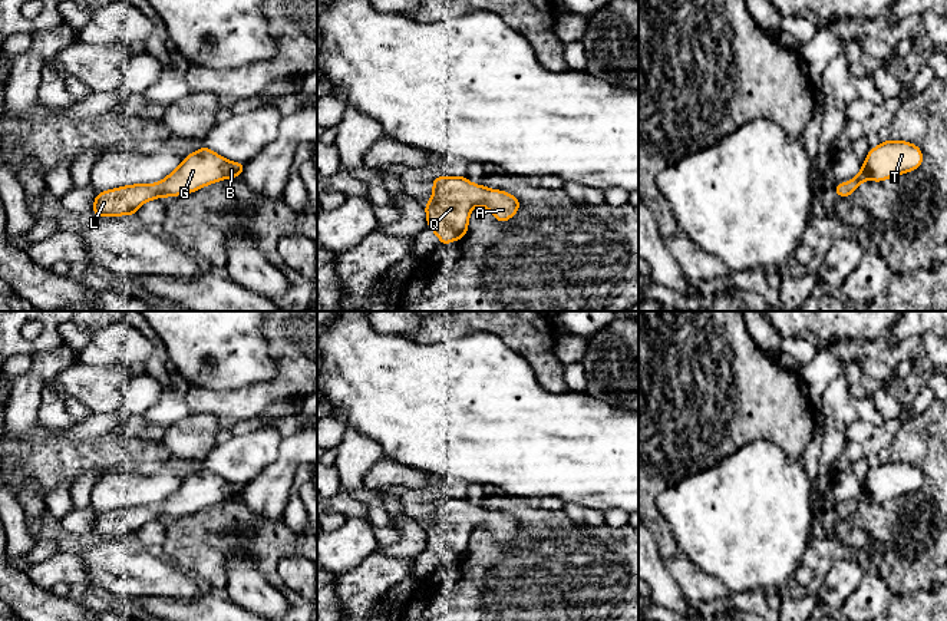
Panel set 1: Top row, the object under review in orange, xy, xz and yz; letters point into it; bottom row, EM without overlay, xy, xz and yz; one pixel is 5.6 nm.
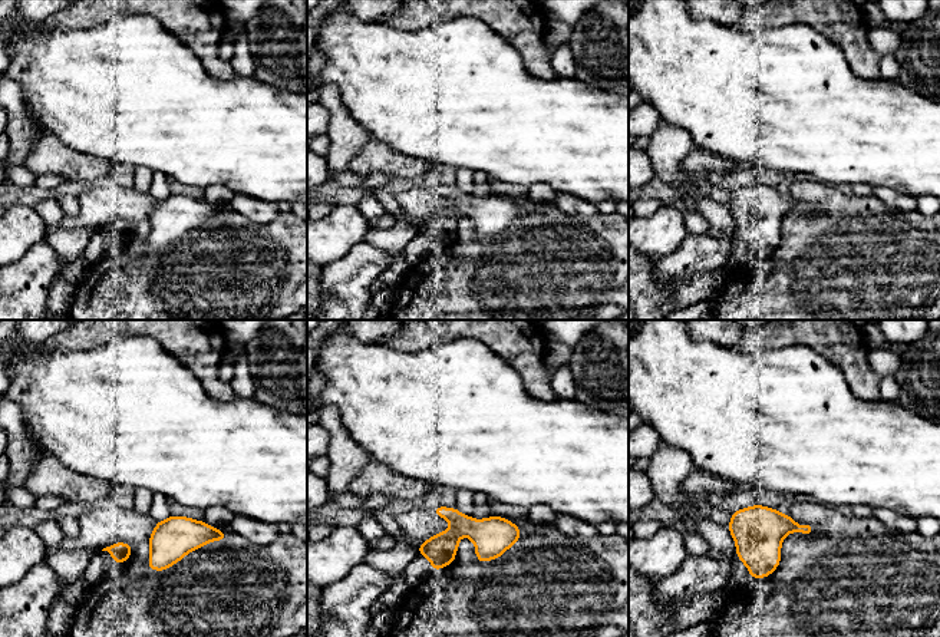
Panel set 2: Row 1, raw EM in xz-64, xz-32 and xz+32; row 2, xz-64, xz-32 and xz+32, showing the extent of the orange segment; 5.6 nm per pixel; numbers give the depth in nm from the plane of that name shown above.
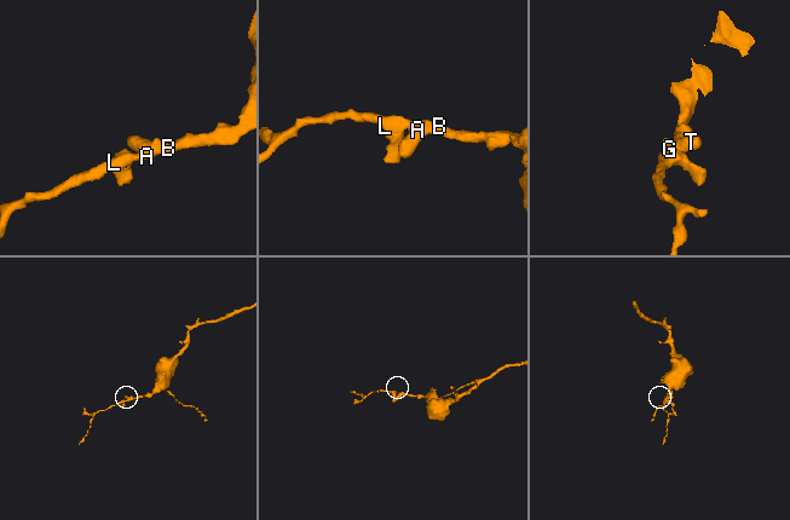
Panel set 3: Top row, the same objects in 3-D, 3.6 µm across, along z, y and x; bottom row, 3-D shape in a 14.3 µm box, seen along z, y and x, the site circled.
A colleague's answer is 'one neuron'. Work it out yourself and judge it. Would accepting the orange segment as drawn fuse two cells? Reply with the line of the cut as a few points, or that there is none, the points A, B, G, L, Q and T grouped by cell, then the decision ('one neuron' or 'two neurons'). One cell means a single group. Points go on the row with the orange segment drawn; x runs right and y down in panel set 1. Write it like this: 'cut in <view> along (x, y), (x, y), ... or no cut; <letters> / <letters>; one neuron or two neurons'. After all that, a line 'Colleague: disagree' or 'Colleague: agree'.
no cut; A B G L Q T; one neuron
Colleague: agree

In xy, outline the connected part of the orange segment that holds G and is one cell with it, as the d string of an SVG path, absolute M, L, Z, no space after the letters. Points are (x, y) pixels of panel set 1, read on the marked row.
M204 146L189 153L181 165L158 184L135 184L96 194L93 215L135 215L148 201L195 192L209 184L240 178L245 163L232 162Z

